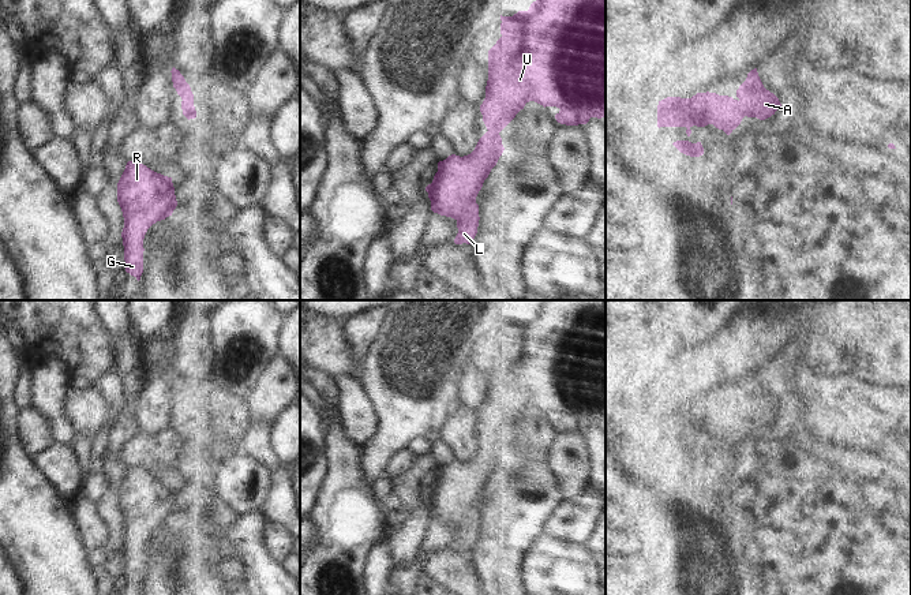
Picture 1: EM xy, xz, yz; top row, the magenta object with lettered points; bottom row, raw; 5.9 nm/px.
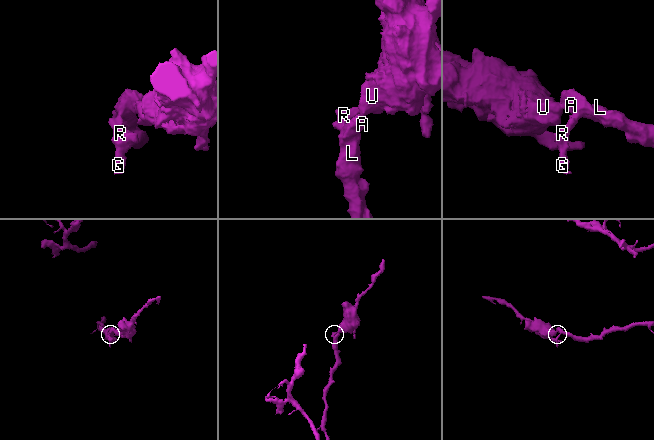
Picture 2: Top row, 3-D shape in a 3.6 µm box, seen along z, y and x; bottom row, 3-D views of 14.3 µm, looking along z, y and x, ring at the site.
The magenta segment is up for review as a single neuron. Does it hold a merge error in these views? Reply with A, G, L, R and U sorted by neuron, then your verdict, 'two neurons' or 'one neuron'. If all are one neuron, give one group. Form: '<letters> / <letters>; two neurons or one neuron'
A G L R U; one neuron

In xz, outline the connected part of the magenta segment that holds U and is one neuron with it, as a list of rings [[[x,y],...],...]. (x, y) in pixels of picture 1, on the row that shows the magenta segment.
[[[536,0],[528,11],[518,11],[513,16],[501,15],[501,20],[502,37],[488,50],[488,81],[486,98],[480,105],[488,131],[479,139],[471,154],[464,157],[451,154],[439,161],[432,183],[425,187],[431,210],[457,221],[456,244],[473,242],[480,220],[476,197],[505,150],[499,132],[524,109],[526,102],[535,101],[544,108],[559,108],[555,119],[566,126],[586,124],[591,117],[606,117],[606,0]]]

